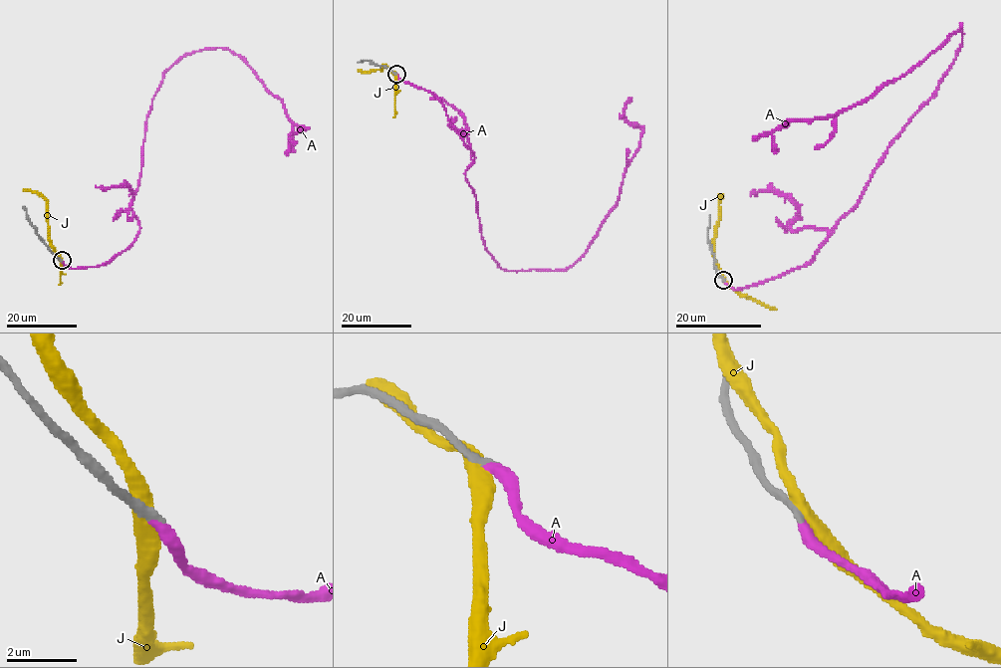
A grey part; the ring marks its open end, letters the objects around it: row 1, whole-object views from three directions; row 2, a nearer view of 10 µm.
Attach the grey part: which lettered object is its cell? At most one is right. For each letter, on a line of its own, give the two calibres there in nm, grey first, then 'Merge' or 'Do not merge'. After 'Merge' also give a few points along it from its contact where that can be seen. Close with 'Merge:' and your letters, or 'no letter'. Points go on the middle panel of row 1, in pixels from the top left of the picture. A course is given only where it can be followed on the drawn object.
A: Thickness 200 nm (grey) against 340 nm. Merge. Its course: (395, 73), (473, 152), (481, 238), (506, 270), (563, 270), (587, 250), (638, 144), (630, 97)
J: Thickness 240 nm (grey) against 440 nm. Do not merge
Merge: A

